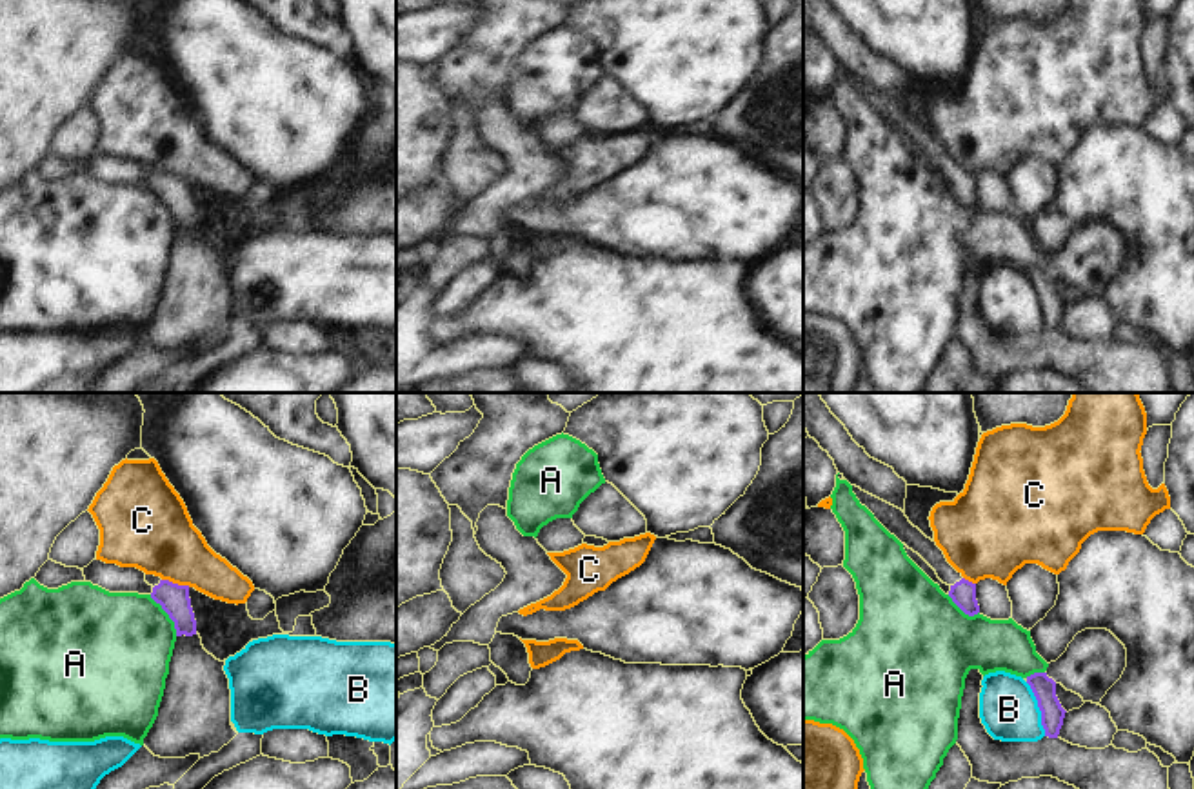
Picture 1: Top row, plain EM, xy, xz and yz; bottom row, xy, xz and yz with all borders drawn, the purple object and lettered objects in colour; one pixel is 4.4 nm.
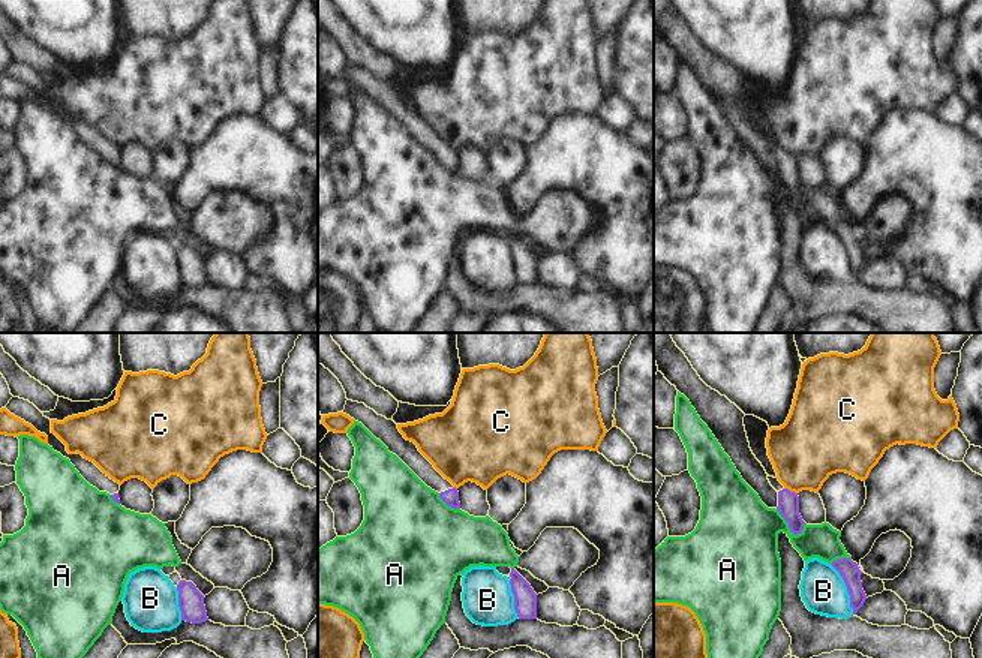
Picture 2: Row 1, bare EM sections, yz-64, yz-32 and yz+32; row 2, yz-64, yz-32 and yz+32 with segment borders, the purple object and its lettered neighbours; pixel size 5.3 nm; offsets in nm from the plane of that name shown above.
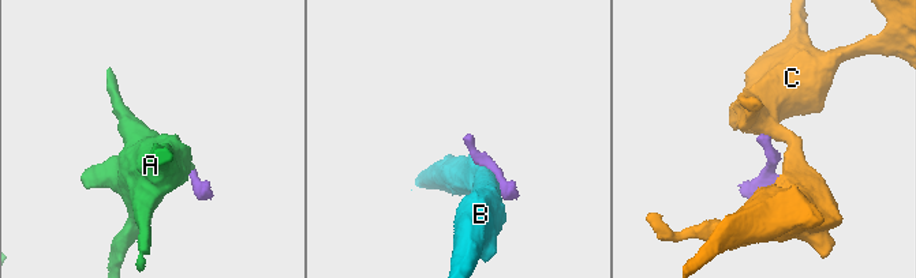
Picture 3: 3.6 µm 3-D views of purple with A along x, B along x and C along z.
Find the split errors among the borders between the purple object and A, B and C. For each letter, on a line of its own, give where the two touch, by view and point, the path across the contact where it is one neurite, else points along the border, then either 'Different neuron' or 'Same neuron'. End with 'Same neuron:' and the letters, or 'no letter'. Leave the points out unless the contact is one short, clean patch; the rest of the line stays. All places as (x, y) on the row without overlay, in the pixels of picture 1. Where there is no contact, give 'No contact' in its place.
A: Touches purple at xy (168, 206). Different neuron
B: Touches purple at yz (1040, 302). Different neuron
C: Touches purple at xy (177, 177). Boundary: xy (162, 171), (189, 179). Different neuron
Same neuron: no letter

